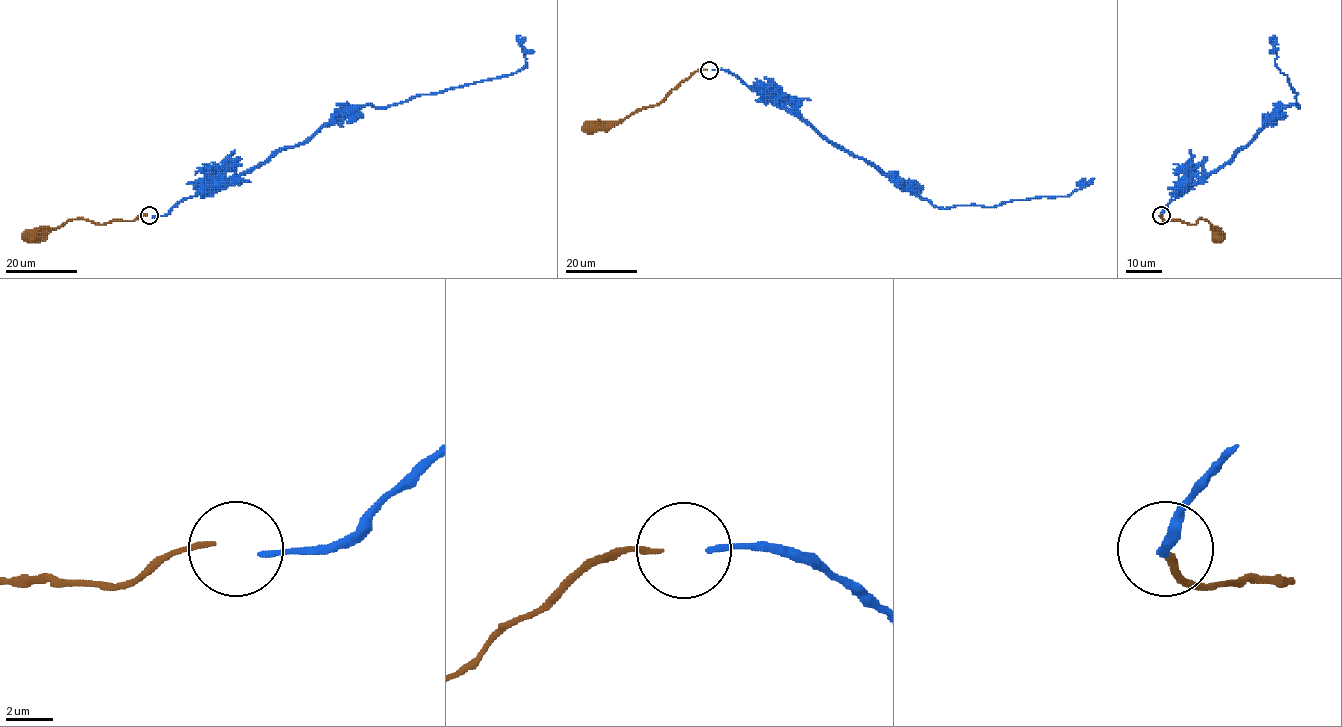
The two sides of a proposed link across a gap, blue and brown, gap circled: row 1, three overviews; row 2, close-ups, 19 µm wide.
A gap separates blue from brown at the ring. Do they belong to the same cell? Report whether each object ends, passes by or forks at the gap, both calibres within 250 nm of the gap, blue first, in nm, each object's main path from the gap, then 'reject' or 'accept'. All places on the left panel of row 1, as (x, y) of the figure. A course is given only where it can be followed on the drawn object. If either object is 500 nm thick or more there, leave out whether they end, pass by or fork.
blue ends | brown ends | 240/200 nm | blue via (153, 216), (164, 216), (213, 184), (251, 172), (360, 106), (388, 107), (512, 74), (526, 61), (517, 35) | brown via (146, 215), (133, 220), (98, 224), (72, 219), (56, 228), (30, 236) | reject

